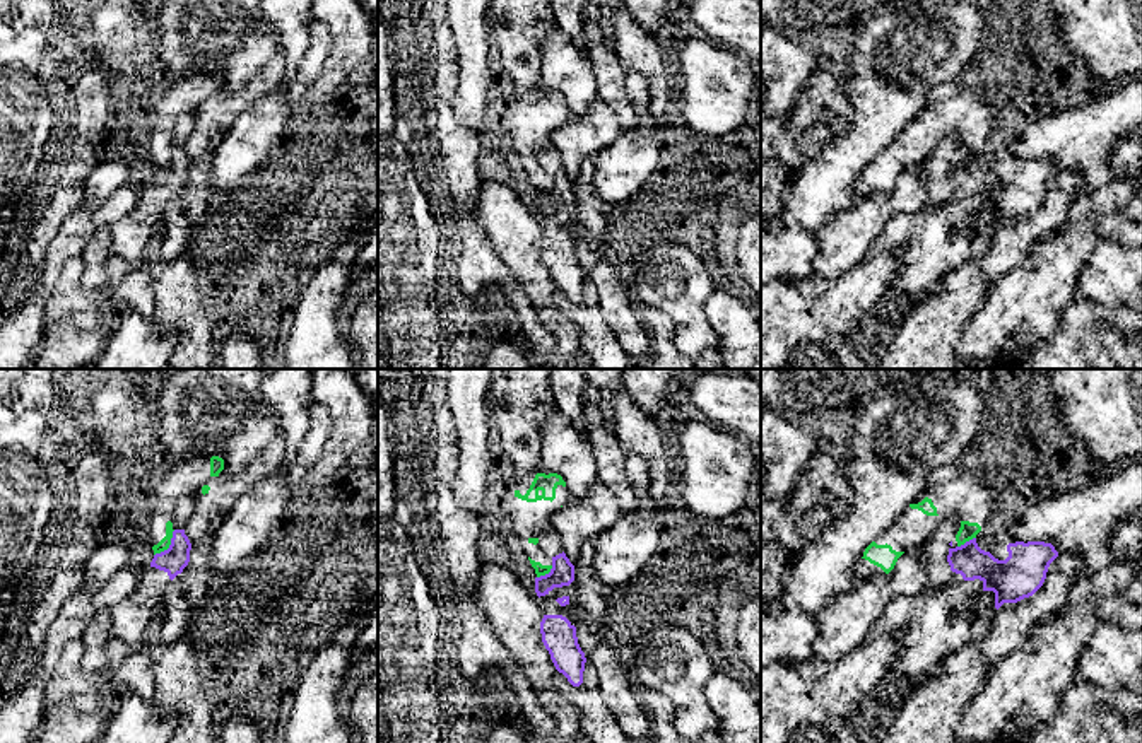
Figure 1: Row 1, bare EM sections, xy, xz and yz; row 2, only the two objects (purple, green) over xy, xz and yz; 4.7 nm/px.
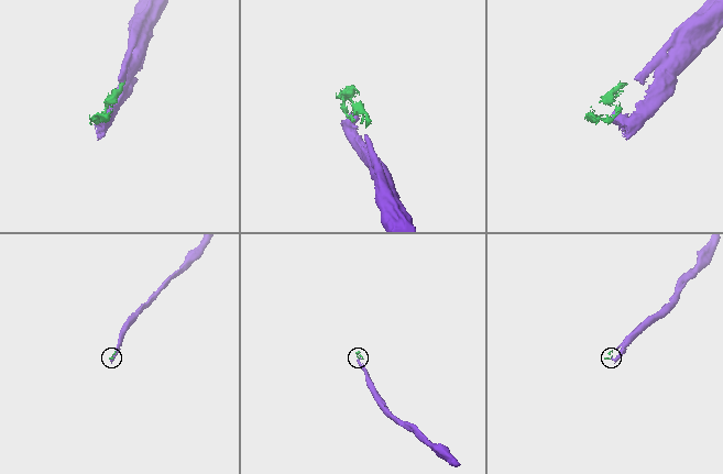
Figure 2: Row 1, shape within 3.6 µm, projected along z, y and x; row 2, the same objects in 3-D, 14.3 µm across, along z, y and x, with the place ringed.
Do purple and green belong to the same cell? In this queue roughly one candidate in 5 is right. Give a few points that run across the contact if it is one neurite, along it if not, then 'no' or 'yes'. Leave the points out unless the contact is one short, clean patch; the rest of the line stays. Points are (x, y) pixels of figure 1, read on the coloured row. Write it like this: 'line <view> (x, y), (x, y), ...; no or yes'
line xy (175, 530), (170, 545), (154, 555); no

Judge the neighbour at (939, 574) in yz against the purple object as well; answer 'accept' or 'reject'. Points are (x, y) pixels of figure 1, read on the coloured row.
accept

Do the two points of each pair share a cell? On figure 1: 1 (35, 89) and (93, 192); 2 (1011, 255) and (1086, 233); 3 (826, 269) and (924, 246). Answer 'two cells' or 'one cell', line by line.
1: two cells
2: two cells
3: two cells

